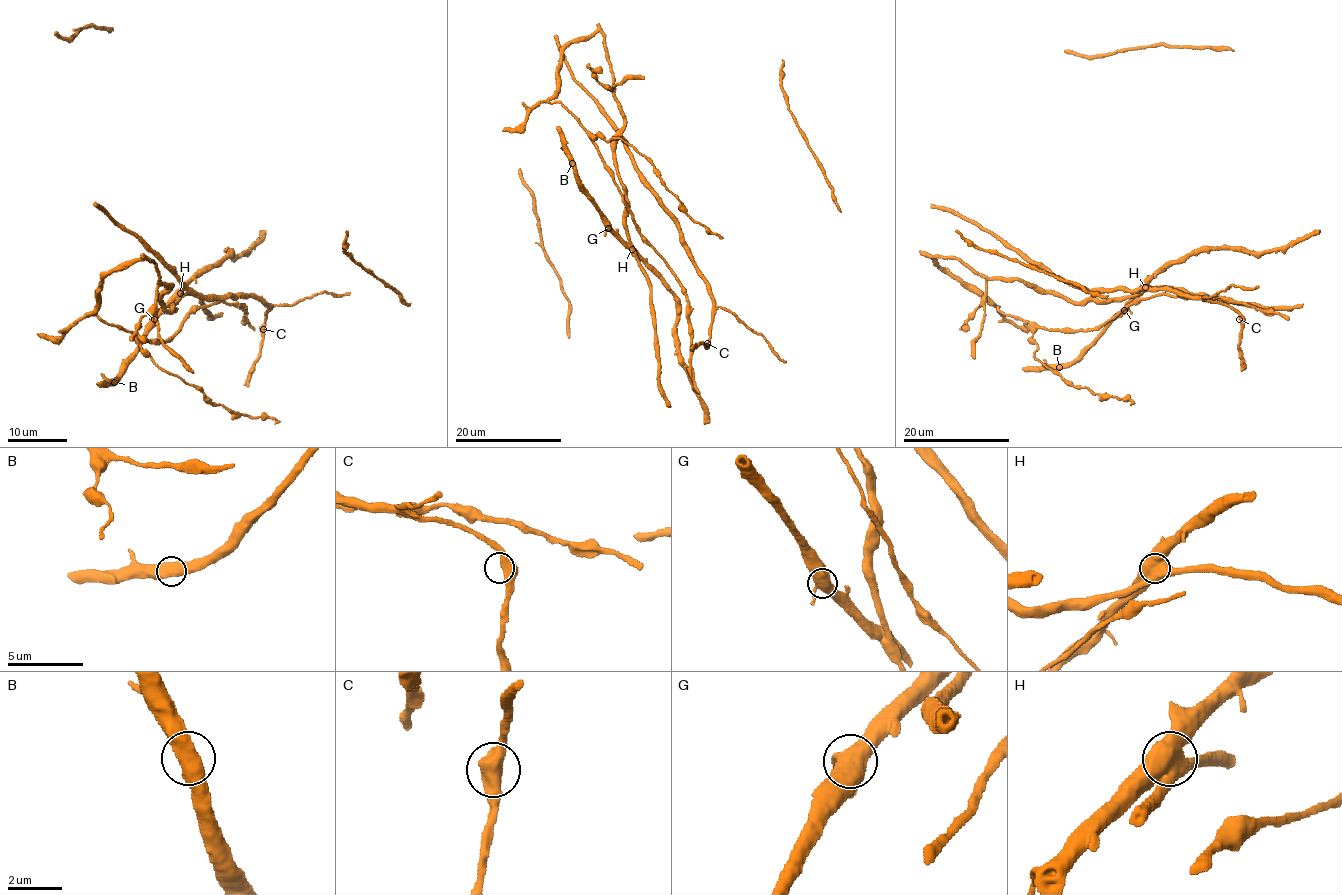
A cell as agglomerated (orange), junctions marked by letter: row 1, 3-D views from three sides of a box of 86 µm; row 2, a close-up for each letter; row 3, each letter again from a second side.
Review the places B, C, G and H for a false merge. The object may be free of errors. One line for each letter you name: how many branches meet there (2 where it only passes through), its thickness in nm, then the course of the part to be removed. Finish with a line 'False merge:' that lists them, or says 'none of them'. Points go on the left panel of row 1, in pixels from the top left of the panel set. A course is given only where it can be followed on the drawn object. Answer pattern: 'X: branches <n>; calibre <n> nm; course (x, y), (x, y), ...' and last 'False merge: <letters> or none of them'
False merge: none of them

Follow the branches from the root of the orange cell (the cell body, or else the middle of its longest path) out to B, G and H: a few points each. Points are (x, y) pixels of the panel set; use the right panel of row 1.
B: (1179, 296), (1136, 299), (1093, 328), (1047, 330), (1003, 314), (927, 256), (1073, 302), (1139, 292), (1059, 367)
G: (1179, 296), (1136, 299), (1093, 328), (1047, 330), (1003, 314), (927, 256), (1073, 302), (1139, 292), (1124, 310)
H: (1179, 296), (1136, 299), (1093, 328), (1047, 330), (1003, 314), (927, 256), (1073, 302), (1145, 287)

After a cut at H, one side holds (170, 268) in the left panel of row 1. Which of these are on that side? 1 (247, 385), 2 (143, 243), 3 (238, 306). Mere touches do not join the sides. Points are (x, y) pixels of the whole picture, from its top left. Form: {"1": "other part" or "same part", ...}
{"1": "same part", "2": "same part", "3": "other part"}

